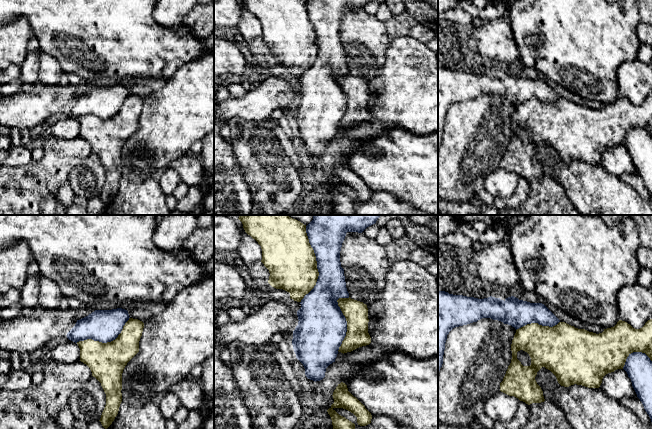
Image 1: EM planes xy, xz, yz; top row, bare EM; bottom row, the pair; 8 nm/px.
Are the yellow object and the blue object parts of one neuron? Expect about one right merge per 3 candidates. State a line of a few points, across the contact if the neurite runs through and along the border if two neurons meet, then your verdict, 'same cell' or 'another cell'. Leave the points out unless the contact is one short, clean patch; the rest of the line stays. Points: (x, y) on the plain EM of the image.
another cell

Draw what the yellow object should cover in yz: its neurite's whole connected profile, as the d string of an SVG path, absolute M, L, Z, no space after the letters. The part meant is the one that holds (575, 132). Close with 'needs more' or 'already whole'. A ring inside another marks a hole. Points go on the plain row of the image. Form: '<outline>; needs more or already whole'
M652 95L640 105L635 105L627 98L619 96L614 103L604 105L599 110L575 104L565 98L559 98L553 103L531 99L516 106L511 127L511 139L500 159L500 167L528 181L541 179L545 175L535 153L542 143L550 146L561 162L569 163L577 160L588 164L599 164L606 150L623 145L631 129L645 129L652 137ZM520 126L529 130L530 142L523 142L517 135L517 128Z; already whole

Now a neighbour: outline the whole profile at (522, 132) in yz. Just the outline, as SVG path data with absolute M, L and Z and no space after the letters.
M523 126L517 128L517 135L521 138L523 142L531 141L531 134L529 130Z

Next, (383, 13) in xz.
M380 3L375 16L382 22L385 22L394 17L386 3Z

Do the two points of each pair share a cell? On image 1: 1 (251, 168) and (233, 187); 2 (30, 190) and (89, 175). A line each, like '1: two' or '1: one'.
1: two
2: two

